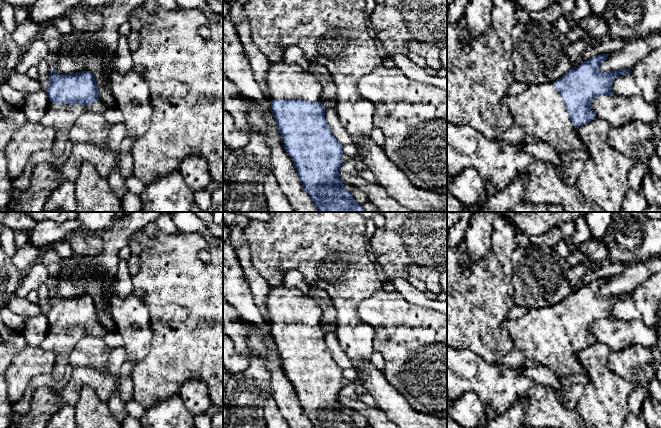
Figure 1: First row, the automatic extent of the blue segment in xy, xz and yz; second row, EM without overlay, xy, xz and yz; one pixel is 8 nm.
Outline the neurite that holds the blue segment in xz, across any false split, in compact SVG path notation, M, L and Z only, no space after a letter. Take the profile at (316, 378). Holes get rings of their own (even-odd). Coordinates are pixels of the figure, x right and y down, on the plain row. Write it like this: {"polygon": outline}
{"polygon": "M282 282L270 287L265 301L266 320L271 326L271 336L284 365L284 372L291 382L299 403L315 428L359 428L351 417L343 411L339 393L343 388L343 369L332 357L326 343L325 332L320 326L322 309L309 296L304 296L297 288L287 288Z"}

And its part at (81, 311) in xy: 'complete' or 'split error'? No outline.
split error

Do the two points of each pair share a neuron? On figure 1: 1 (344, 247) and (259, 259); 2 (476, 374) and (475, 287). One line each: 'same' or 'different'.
1: same
2: different

